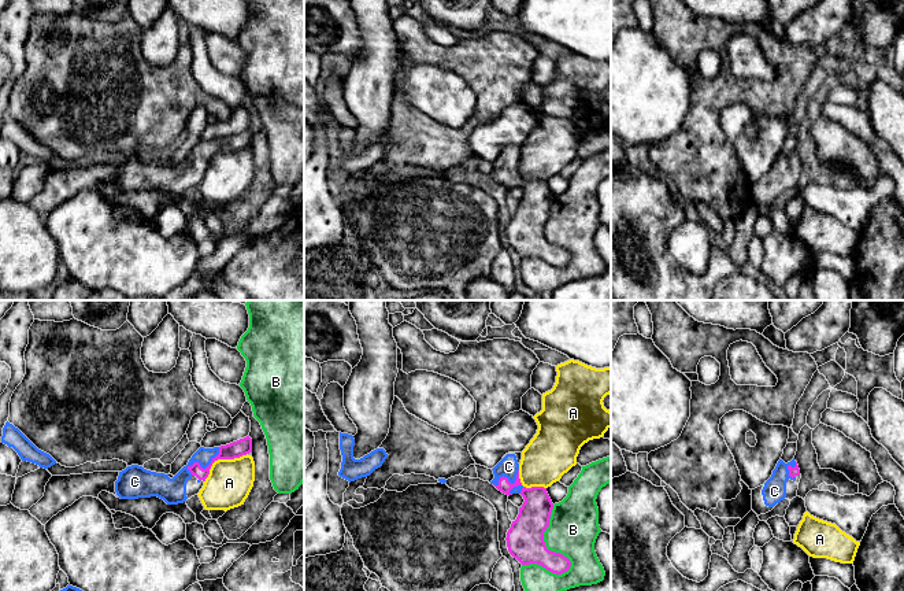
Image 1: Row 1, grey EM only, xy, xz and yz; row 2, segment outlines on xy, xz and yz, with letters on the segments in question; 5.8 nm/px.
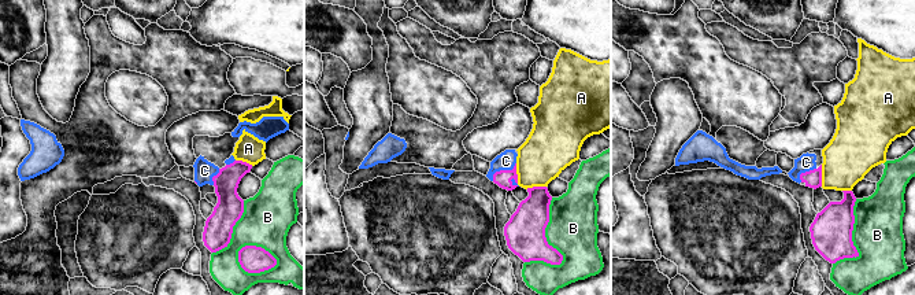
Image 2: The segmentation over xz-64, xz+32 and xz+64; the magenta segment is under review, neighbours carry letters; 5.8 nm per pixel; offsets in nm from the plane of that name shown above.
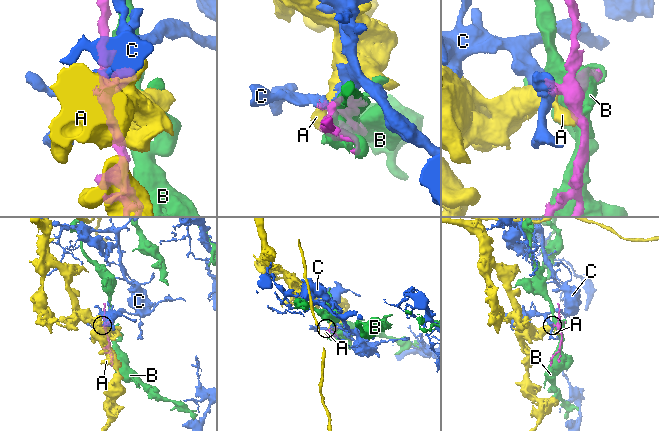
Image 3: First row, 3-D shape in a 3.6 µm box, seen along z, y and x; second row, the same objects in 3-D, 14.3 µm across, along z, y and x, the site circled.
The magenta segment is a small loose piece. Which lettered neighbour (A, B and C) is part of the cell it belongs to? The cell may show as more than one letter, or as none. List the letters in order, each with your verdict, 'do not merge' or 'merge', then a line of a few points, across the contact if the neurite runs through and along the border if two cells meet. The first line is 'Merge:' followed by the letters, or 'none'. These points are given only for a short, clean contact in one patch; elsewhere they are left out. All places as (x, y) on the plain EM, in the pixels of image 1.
Merge: C
A: do not merge; line xy (247, 146), (233, 151), (218, 151), (204, 174)
B: do not merge
C: merge

